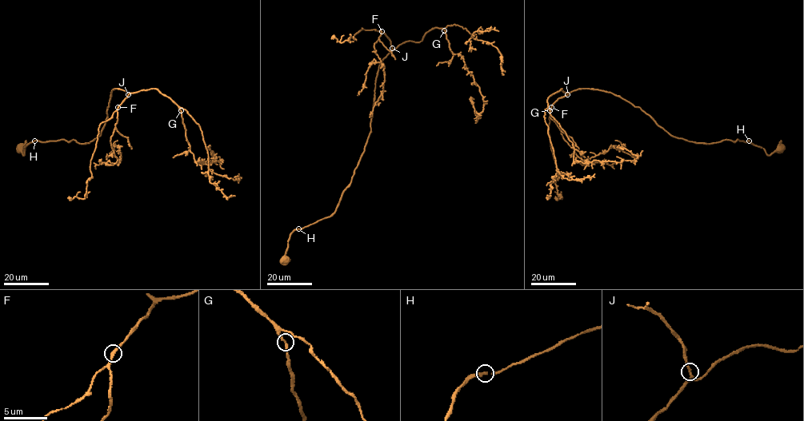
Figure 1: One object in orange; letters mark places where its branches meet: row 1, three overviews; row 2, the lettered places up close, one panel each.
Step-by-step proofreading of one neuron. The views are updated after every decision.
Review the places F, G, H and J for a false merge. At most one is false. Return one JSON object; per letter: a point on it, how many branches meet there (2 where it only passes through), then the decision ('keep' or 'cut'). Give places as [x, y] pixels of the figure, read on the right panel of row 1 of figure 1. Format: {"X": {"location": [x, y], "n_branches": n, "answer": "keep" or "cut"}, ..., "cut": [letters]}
{"F": {"location": [551, 107], "n_branches": 2, "answer": "keep"}, "G": {"location": [550, 110], "n_branches": 2, "answer": "keep"}, "H": {"location": [749, 140], "n_branches": 2, "answer": "keep"}, "J": {"location": [567, 94], "n_branches": 2, "answer": "keep"}, "cut": []}

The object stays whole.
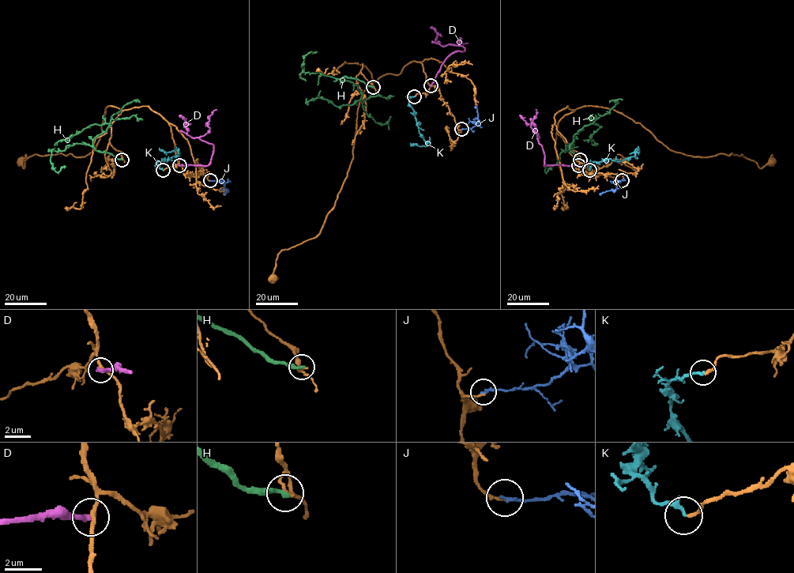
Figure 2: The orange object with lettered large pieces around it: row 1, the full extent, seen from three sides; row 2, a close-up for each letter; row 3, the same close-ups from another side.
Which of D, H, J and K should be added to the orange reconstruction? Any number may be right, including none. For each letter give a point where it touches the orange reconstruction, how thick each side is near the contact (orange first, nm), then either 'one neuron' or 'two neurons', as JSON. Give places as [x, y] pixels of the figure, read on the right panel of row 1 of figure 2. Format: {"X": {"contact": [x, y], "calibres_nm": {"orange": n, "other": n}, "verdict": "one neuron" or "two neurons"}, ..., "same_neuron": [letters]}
{"D": {"contact": [578, 165], "calibres_nm": {"orange": 190, "other": 320}, "verdict": "two neurons"}, "H": {"contact": [580, 160], "calibres_nm": {"orange": 160, "other": 240}, "verdict": "two neurons"}, "J": {"contact": [622, 180], "calibres_nm": {"orange": 140, "other": 190}, "verdict": "one neuron"}, "K": {"contact": [589, 170], "calibres_nm": {"orange": 190, "other": 220}, "verdict": "one neuron"}, "same_neuron": ["J", "K"]}

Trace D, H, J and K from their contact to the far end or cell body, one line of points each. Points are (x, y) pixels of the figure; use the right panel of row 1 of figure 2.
D: (578, 165), (543, 165), (544, 156), (536, 129), (520, 115)
H: (579, 160), (570, 149), (573, 137), (588, 125), (598, 124), (600, 128), (590, 137), (594, 142), (592, 143)
J: (622, 180), (615, 190), (600, 194)
K: (589, 170), (593, 162), (608, 159), (619, 161), (634, 156), (639, 148)

